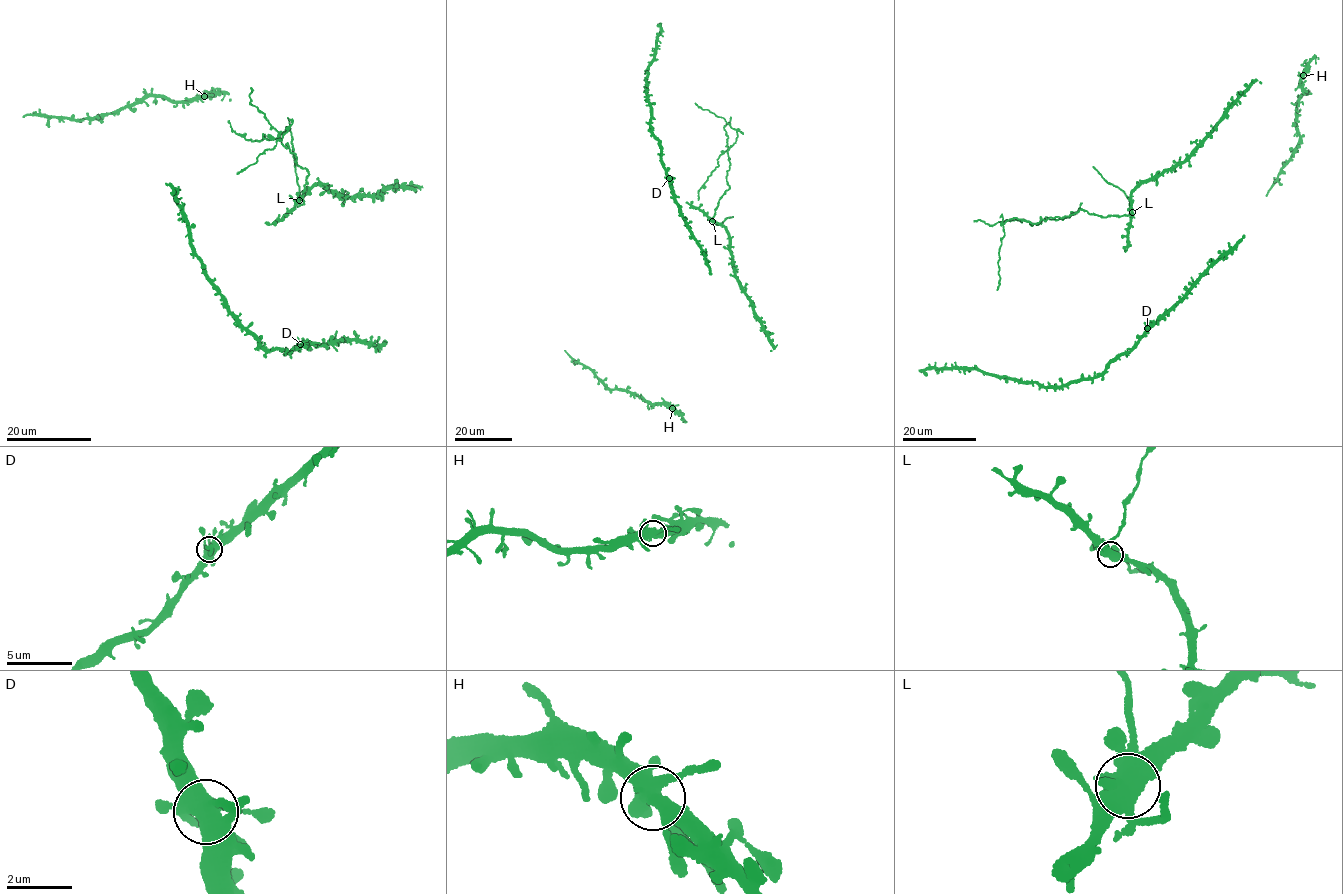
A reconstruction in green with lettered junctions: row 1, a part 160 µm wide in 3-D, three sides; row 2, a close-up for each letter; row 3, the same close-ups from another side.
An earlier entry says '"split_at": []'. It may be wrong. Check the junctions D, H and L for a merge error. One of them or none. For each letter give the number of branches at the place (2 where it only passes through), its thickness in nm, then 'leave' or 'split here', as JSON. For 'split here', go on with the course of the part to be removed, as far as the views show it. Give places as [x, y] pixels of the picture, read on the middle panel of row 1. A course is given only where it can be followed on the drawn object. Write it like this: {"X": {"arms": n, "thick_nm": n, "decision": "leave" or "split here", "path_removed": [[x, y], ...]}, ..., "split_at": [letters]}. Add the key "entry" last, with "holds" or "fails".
{"D": {"arms": 6, "thick_nm": 500, "decision": "leave"}, "H": {"arms": 6, "thick_nm": 480, "decision": "leave"}, "L": {"arms": 6, "thick_nm": 550, "decision": "split here", "path_removed": [[712, 221], [719, 198], [729, 188], [728, 152], [736, 140], [737, 131], [724, 119], [695, 103]]}, "split_at": ["L"], "entry": "fails"}

